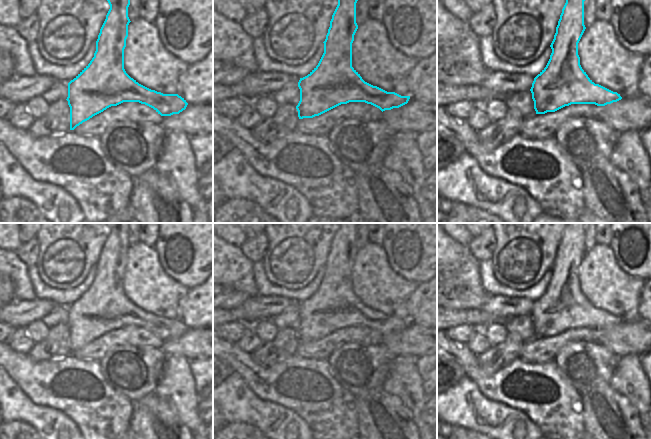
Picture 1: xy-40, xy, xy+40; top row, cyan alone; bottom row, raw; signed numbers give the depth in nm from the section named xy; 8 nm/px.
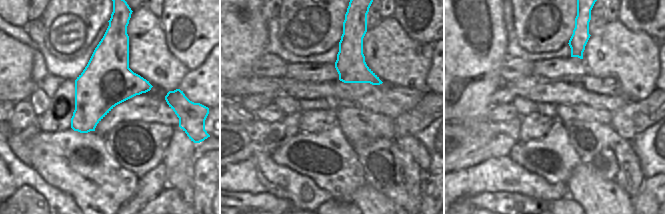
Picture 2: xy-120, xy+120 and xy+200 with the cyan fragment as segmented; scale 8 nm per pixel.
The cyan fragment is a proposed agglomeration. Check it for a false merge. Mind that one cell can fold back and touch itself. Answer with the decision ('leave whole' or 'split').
leave whole

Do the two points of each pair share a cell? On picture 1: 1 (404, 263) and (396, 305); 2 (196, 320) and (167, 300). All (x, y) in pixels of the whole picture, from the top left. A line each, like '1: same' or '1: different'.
1: different
2: different

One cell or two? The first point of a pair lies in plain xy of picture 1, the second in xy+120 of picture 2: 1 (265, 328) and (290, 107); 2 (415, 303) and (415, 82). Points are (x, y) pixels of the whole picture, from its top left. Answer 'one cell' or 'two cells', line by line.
1: one cell
2: two cells

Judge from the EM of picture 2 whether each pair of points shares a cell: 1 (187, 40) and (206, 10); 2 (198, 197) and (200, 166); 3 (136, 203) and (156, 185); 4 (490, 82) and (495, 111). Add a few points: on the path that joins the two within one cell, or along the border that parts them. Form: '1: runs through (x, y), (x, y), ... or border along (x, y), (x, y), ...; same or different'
1: runs through (191, 33), (194, 22), (199, 17); same
2: runs through (199, 189), (200, 174); same
3: runs through (141, 198), (151, 188); same
4: border along (492, 106), (486, 118); different

